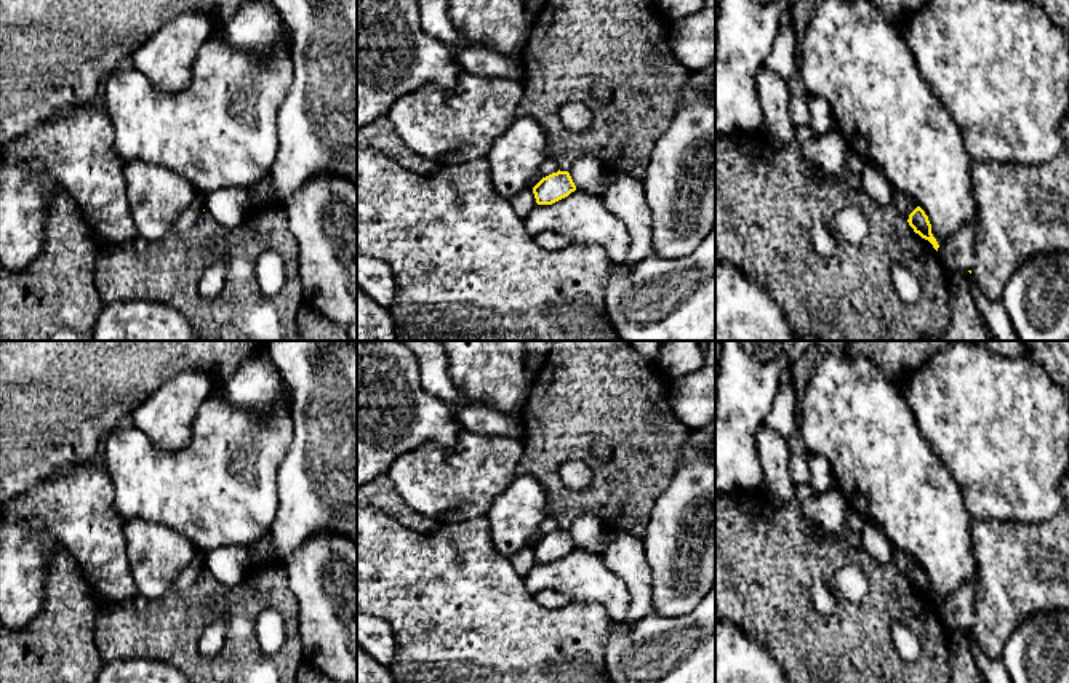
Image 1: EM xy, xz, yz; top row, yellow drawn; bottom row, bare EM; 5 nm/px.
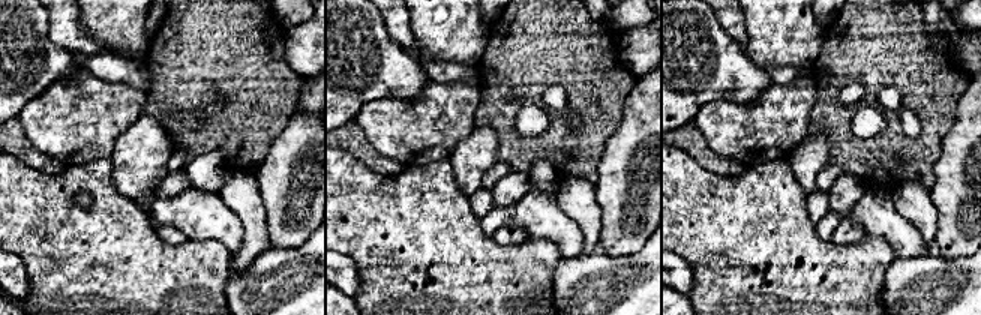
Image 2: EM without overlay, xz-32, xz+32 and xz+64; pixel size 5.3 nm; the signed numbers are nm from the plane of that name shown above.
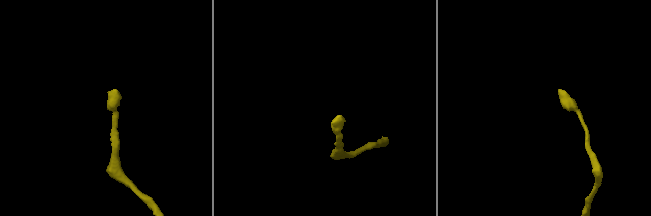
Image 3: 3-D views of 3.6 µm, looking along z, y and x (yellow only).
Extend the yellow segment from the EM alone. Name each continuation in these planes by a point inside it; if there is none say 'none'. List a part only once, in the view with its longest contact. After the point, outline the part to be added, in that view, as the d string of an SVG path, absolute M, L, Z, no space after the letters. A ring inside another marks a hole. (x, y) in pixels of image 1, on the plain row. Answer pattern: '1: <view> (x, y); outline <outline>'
none

